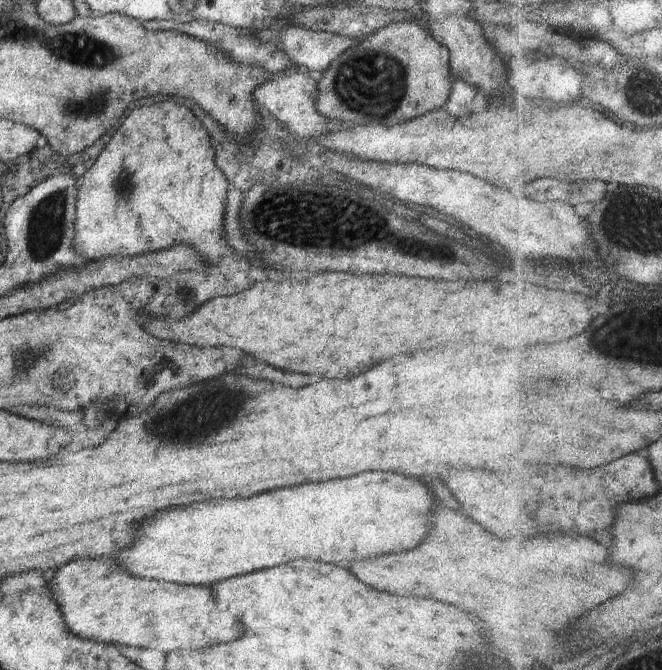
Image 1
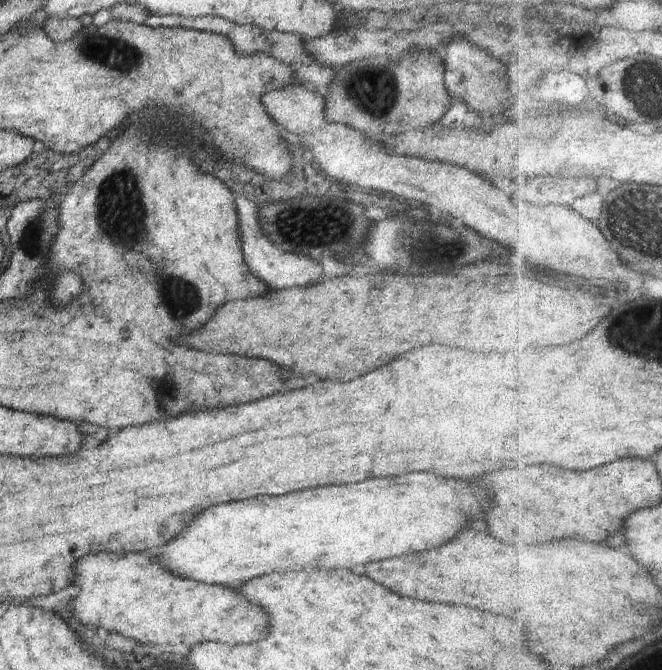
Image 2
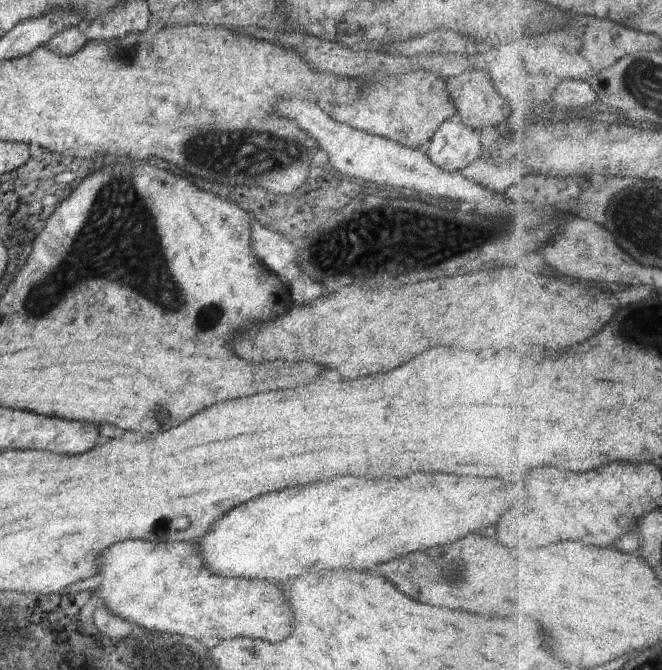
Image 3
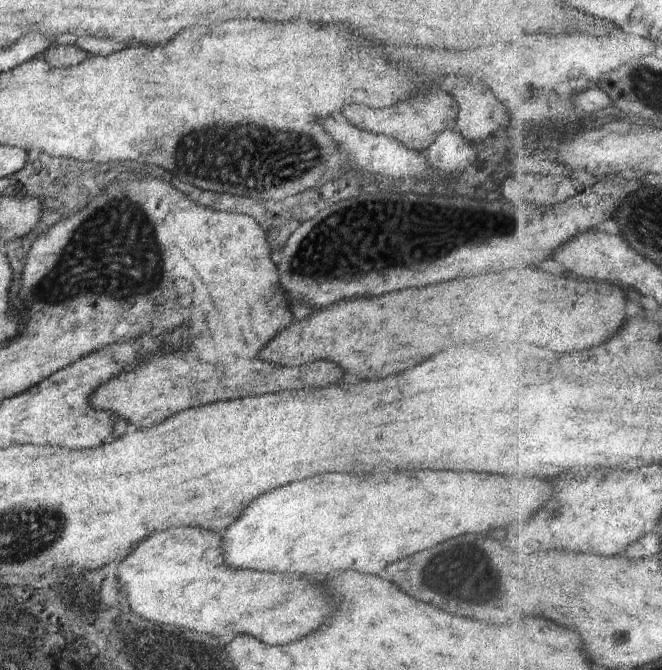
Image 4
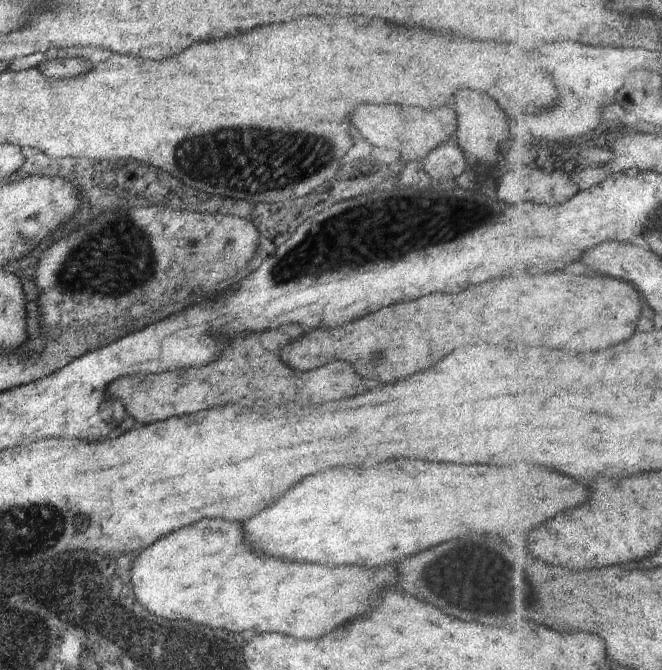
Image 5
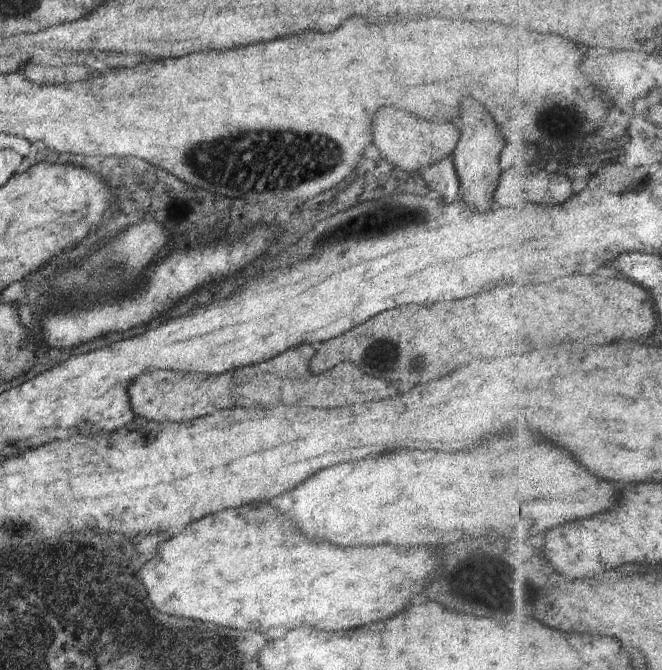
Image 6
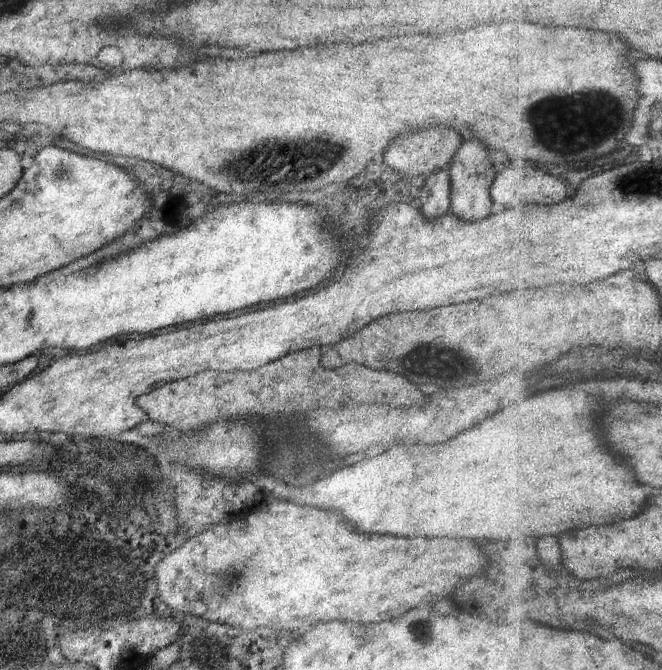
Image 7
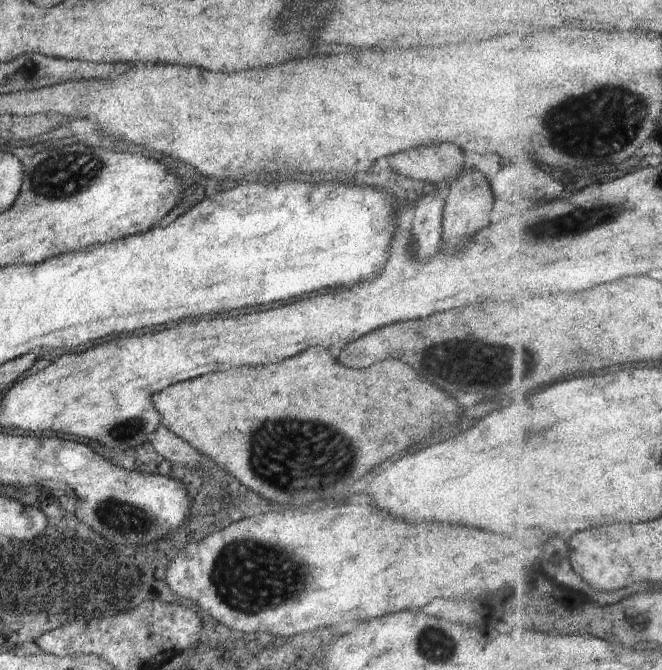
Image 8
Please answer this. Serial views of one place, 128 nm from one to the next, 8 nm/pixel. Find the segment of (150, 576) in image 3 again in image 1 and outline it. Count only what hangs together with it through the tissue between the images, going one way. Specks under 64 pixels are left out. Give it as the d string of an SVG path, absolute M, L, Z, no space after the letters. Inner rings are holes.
M76 558L55 571L55 578L49 582L49 590L64 616L66 628L80 636L82 640L106 642L106 644L122 644L136 648L154 648L154 650L196 650L206 648L220 642L236 640L242 632L236 618L228 618L228 614L212 614L216 602L212 602L212 594L208 586L178 586L168 582L154 580L138 580L132 578L124 566L109 558Z

